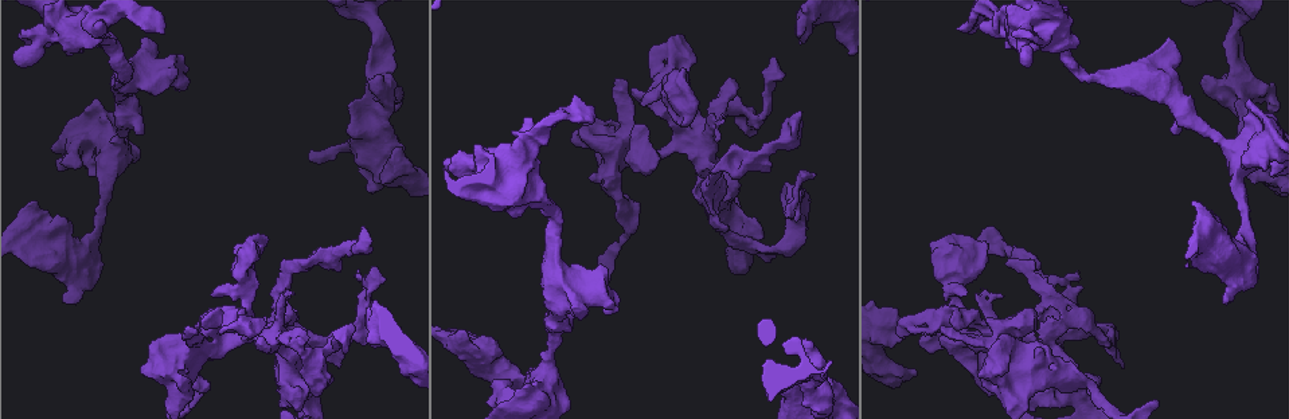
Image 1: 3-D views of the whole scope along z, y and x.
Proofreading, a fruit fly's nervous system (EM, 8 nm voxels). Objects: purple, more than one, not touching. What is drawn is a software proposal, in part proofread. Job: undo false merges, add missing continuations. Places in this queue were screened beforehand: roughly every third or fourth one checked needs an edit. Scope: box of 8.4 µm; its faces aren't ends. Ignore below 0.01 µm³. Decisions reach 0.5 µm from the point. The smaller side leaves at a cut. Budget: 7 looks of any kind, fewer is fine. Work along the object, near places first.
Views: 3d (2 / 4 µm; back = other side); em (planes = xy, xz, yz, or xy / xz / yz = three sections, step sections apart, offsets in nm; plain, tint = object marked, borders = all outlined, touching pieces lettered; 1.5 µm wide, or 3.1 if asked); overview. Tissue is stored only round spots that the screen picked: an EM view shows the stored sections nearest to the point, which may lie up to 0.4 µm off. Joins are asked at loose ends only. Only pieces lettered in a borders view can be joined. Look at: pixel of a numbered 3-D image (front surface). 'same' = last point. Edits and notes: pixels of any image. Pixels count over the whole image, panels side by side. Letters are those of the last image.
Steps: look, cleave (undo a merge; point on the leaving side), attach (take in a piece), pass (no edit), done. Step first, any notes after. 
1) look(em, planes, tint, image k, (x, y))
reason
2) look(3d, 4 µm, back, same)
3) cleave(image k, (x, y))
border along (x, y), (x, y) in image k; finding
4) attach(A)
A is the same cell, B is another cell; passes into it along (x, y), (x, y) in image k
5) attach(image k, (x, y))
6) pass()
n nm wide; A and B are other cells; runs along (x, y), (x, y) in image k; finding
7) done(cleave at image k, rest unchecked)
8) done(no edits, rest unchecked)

look(3d, 4 µm, image 1, (381, 74))
an open end

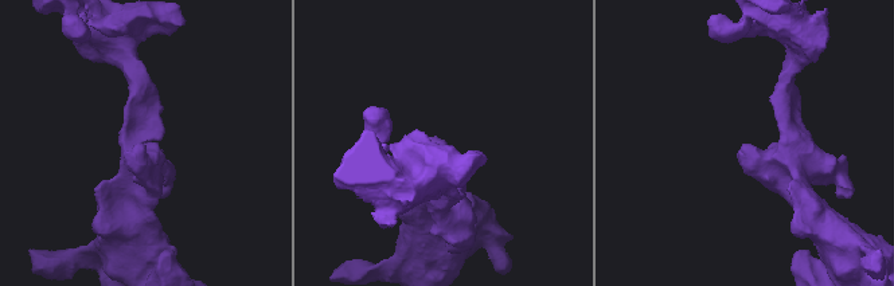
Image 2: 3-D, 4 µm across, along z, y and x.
look(em, xy, step 8, borders, image 2, (443, 142))

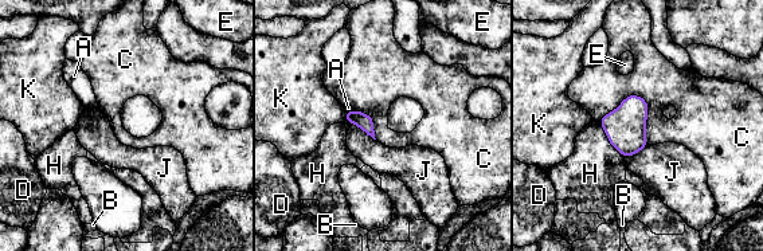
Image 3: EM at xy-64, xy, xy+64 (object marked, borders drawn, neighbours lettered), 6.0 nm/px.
look(em, planes, borders, same)
another direction

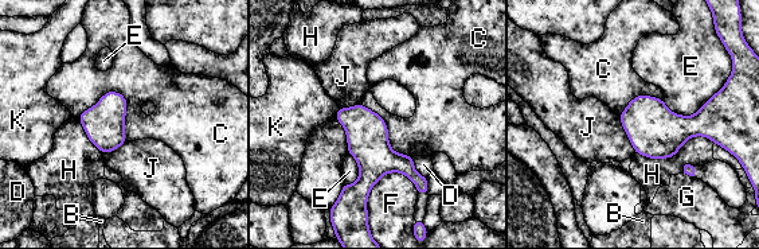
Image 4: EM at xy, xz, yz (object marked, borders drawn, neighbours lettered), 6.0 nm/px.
pass()
B, C, D, E, F, G, H, J and K are other cells; border along (77, 117), (117, 90), (128, 140) in image 4; none of them fits

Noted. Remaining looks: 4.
look(3d, 4 µm, image 1, (144, 373))
an open end

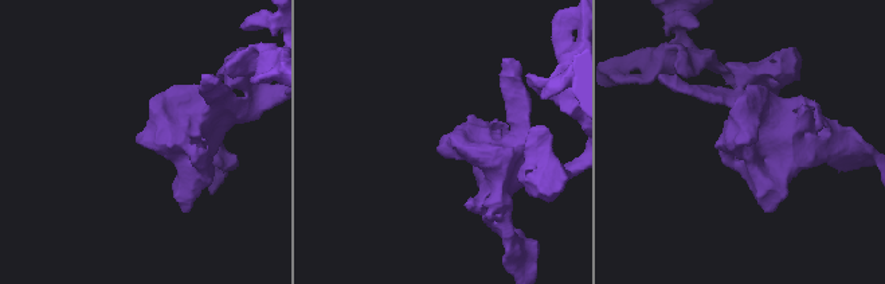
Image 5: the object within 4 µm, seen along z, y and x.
look(em, xz, step 4, borders, image 5, (144, 146))

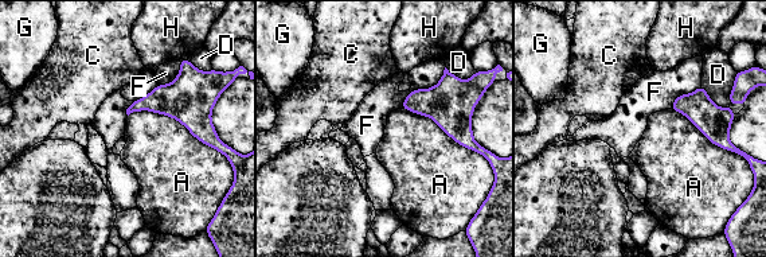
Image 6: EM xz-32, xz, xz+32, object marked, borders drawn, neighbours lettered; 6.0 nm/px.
look(em, planes, borders, same)

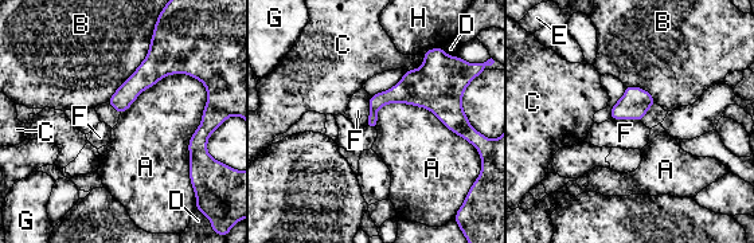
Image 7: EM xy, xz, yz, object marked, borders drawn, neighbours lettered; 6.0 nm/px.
pass()
A, B, C, D, E, F, G and H are other cells; border along (371, 95), (364, 126) in image 7; none of them fits

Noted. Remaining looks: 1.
done(no edits, rest unchecked)

